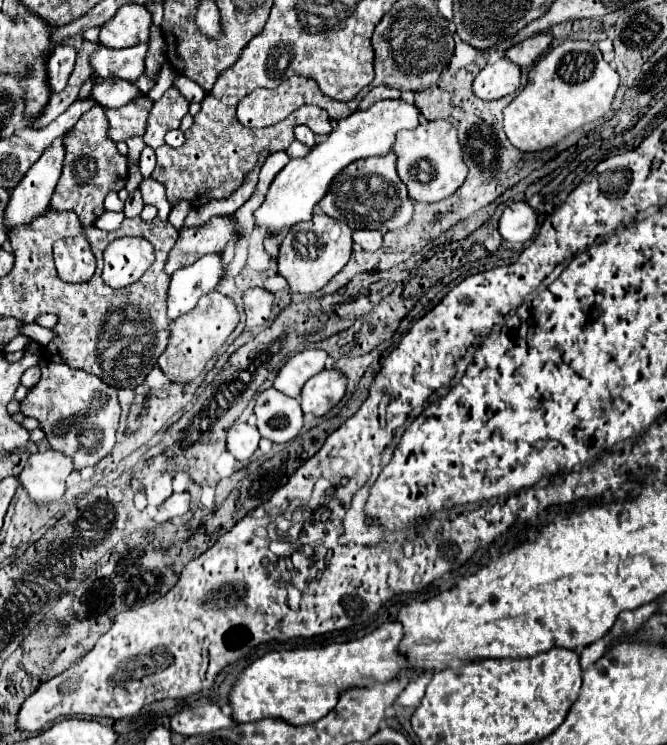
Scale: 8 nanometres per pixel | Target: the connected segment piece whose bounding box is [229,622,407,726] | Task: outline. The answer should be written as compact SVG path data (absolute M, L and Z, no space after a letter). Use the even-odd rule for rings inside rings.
M385 622L381 624L377 630L365 634L359 640L351 640L351 642L343 642L343 644L328 644L315 648L299 648L295 650L279 650L270 651L257 658L255 662L251 662L235 680L231 692L229 692L229 704L231 704L231 718L237 724L243 722L257 722L263 718L275 718L275 720L283 720L291 726L299 726L299 724L309 724L309 722L317 722L319 718L323 718L327 712L333 710L339 694L347 688L363 688L363 686L371 686L375 682L387 682L397 678L399 672L403 672L407 668L407 660L405 656L401 656L397 652L397 644L403 638L403 628L399 622Z

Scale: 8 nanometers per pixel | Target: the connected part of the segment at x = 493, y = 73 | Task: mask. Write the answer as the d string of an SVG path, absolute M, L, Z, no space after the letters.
M499 58L495 64L487 64L473 80L473 94L481 100L497 100L513 94L519 88L521 70L517 64Z

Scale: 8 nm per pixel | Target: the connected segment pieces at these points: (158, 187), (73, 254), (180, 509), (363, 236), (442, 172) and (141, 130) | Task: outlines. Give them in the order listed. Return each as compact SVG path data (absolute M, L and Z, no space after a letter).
M147 178L141 182L139 186L141 194L143 194L143 200L151 200L151 204L159 210L159 218L167 220L169 218L169 212L171 212L171 204L167 202L167 196L165 196L165 188L163 184L159 184L157 180L153 178Z
M83 234L57 240L53 245L53 258L57 274L65 282L89 282L95 274L95 256Z
M189 492L171 494L171 496L159 506L157 520L159 520L159 522L165 522L165 520L171 520L171 518L175 518L175 516L183 516L185 512L189 512Z
M355 230L353 232L353 242L357 242L367 252L375 252L375 250L381 248L383 236L381 236L379 230Z
M423 120L413 130L397 132L393 152L397 154L399 178L417 202L439 202L451 196L467 178L457 128L449 120Z
M137 96L123 108L107 108L107 120L109 120L109 138L113 142L127 140L133 136L143 136L147 128L149 110L153 106L153 100L149 96Z

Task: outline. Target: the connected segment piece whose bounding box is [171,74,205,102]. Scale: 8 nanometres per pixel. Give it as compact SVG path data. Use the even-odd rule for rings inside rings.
M181 74L175 76L175 80L173 80L171 86L177 88L181 92L181 96L185 96L189 102L201 102L205 98L203 88L199 88L199 84L195 84L193 80L189 80L189 78L181 76Z

